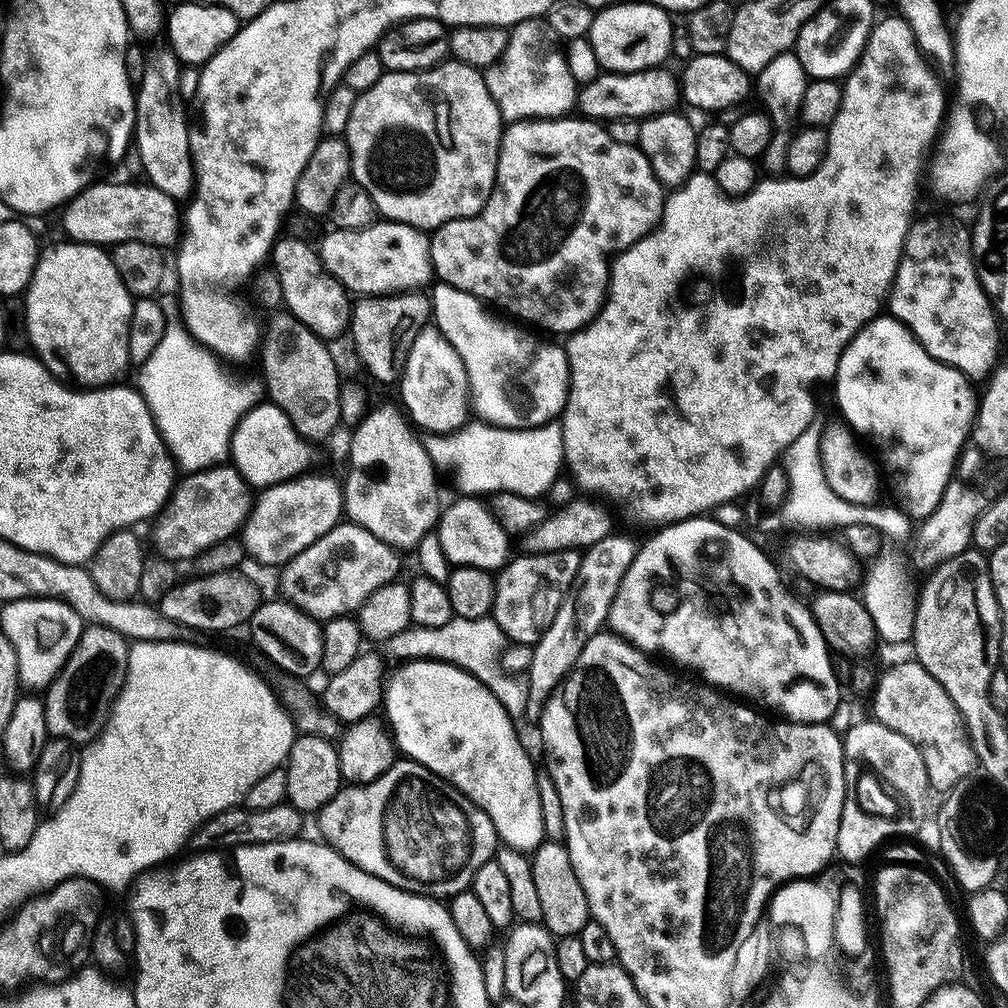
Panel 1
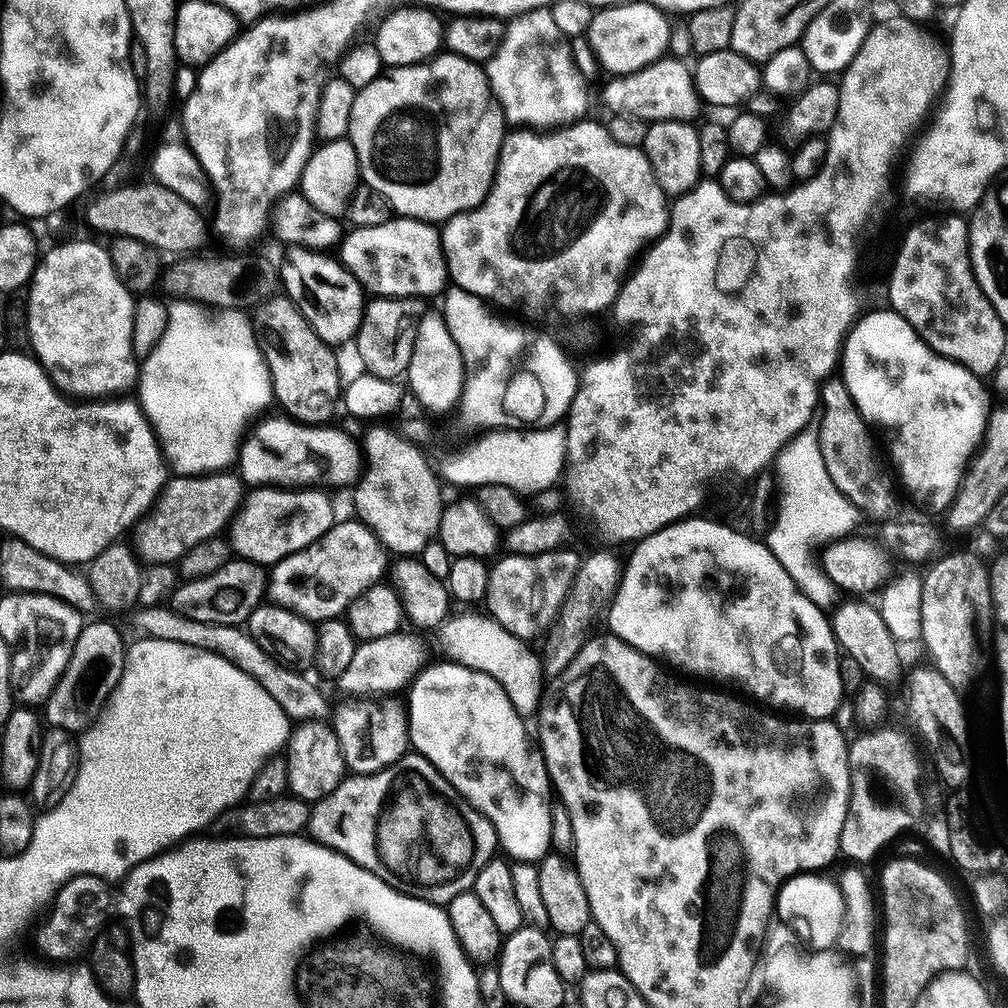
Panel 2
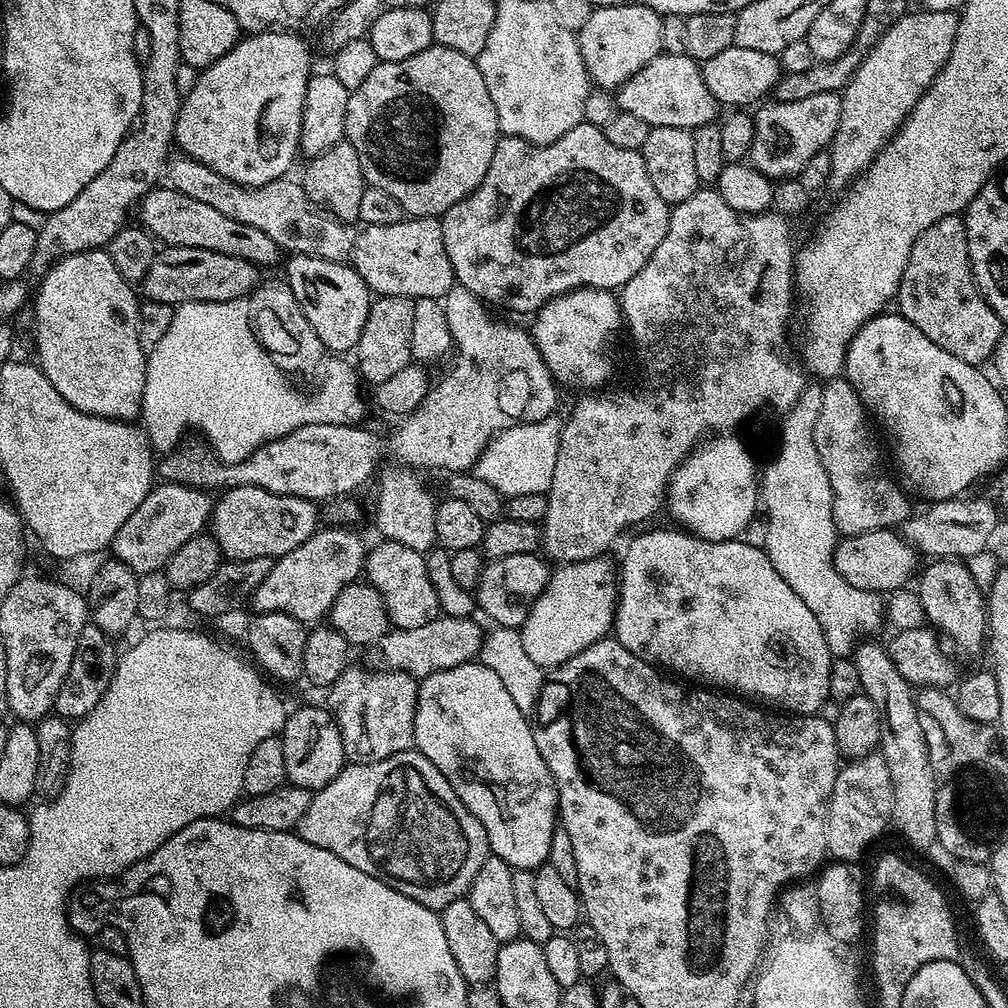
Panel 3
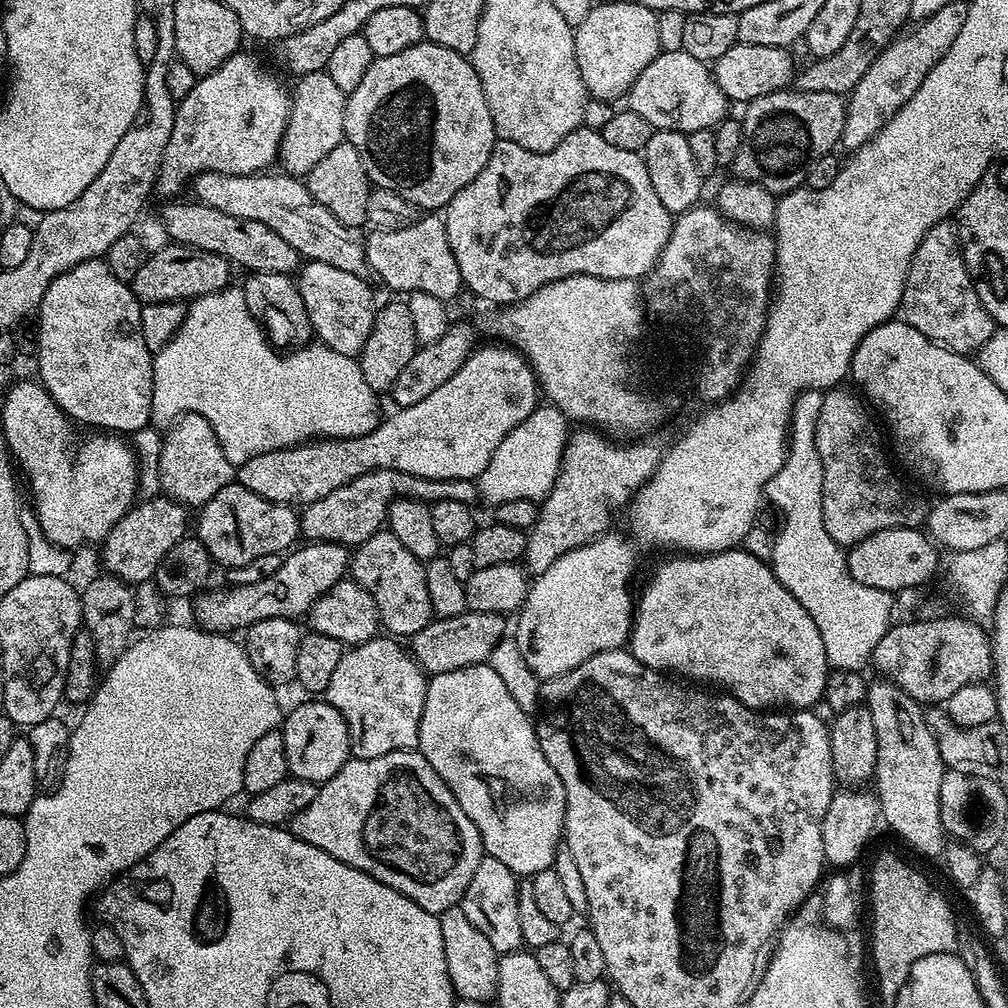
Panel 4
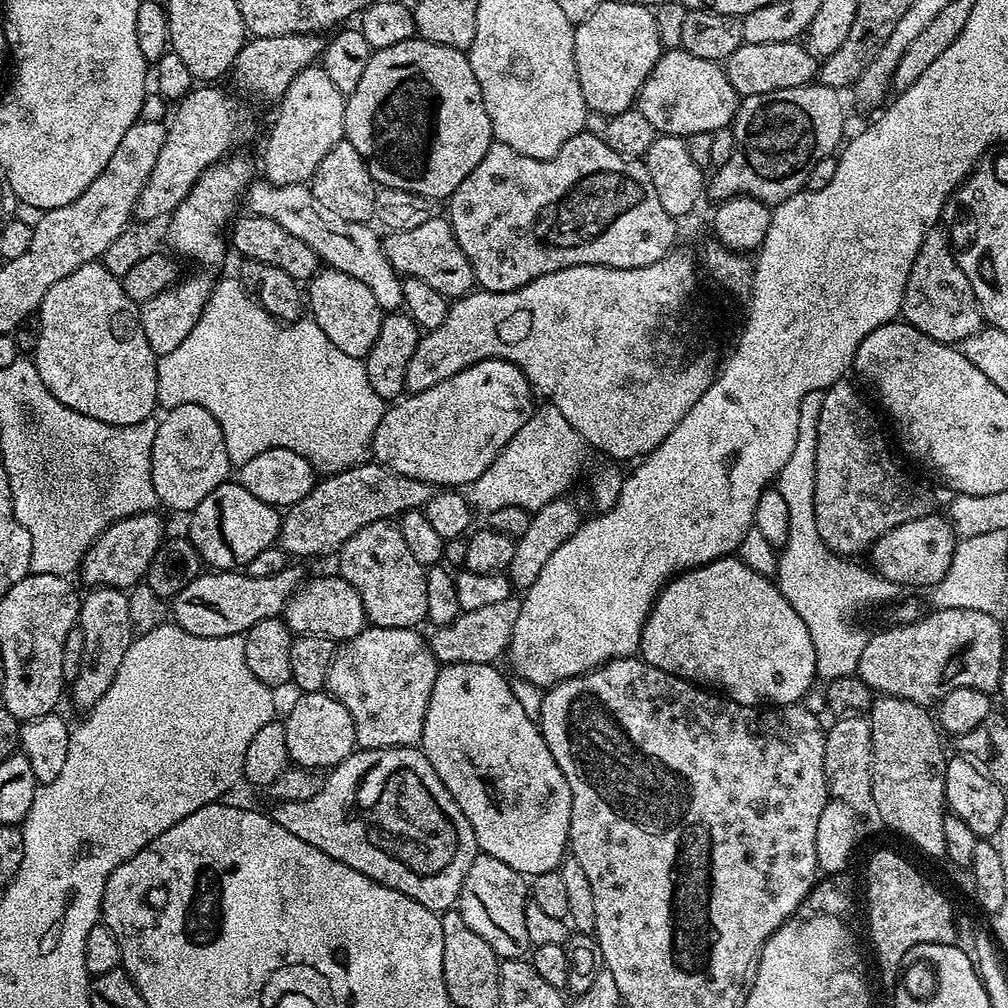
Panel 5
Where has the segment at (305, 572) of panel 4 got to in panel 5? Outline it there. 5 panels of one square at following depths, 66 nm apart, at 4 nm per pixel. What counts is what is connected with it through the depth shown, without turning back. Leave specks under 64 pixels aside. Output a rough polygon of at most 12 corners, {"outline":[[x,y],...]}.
{"outline":[[208,570],[170,600],[177,628],[239,636],[284,611],[302,575]]}

